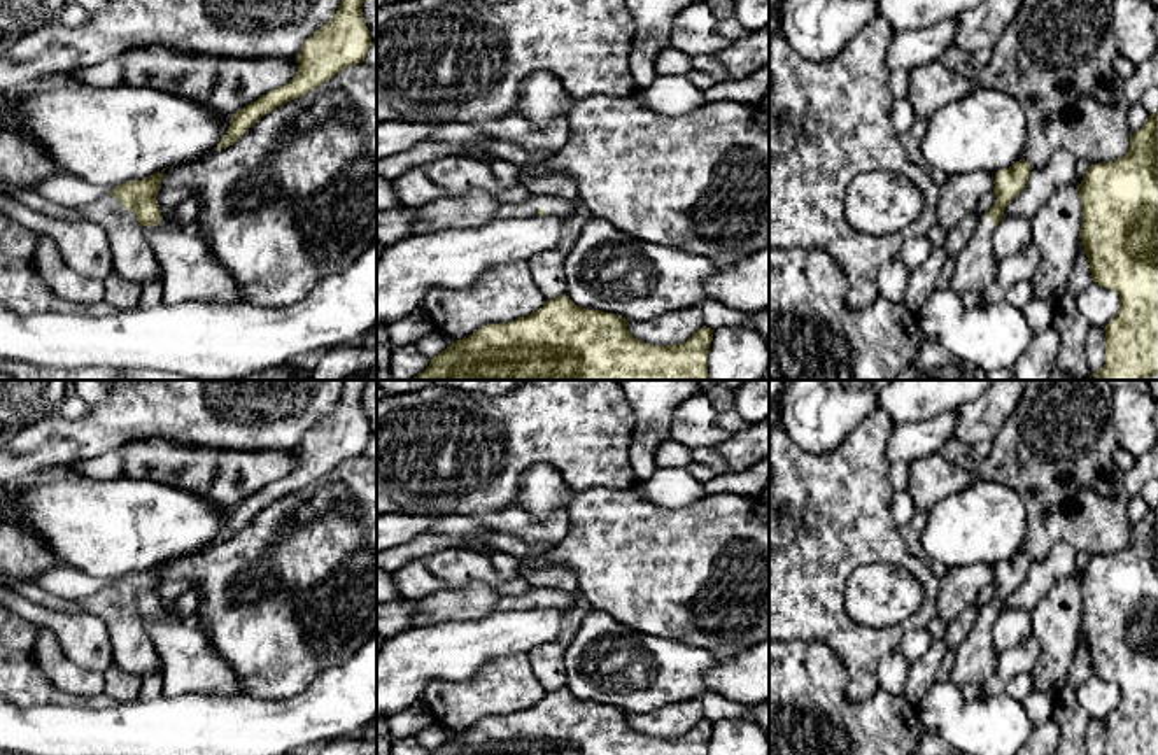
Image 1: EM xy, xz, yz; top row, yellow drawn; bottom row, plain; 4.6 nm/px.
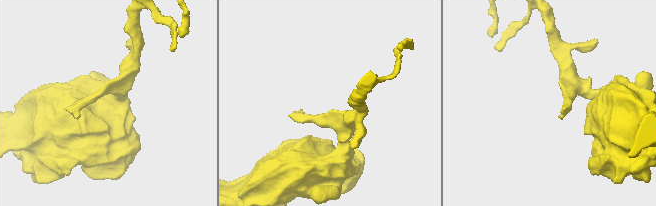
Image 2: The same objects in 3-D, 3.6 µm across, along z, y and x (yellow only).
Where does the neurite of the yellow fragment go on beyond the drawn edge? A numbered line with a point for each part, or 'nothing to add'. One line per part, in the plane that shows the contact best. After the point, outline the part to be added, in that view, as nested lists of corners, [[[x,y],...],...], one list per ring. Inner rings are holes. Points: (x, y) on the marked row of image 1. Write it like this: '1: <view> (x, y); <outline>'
1: xy (134, 258); [[[14,191],[12,198],[39,214],[68,219],[89,219],[98,222],[109,235],[112,249],[112,270],[128,280],[147,284],[161,277],[161,266],[149,245],[137,215],[126,210],[119,200],[107,194],[84,207],[63,207],[33,191]]]

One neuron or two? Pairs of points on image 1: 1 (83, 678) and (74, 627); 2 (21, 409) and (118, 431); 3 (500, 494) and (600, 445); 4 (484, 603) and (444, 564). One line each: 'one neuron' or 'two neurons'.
1: two neurons
2: two neurons
3: one neuron
4: two neurons

